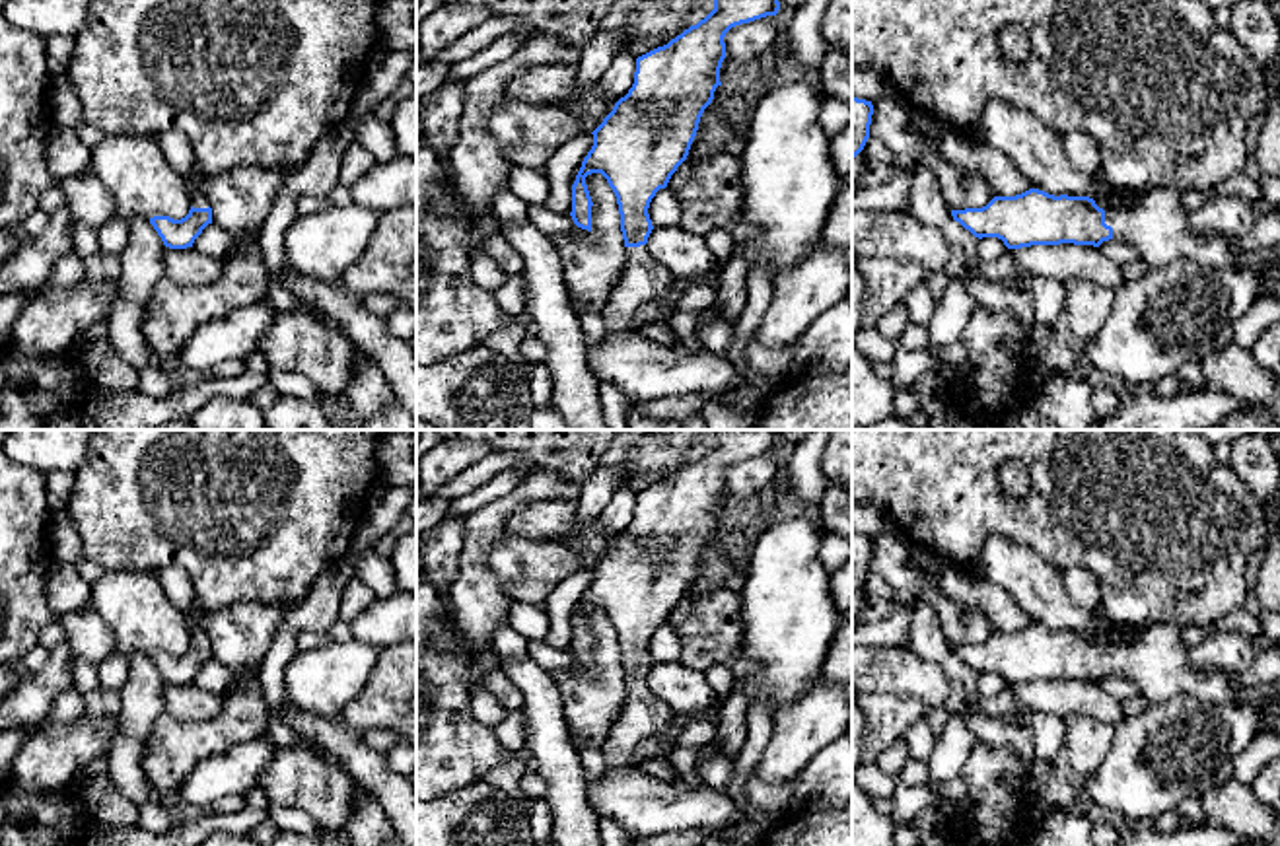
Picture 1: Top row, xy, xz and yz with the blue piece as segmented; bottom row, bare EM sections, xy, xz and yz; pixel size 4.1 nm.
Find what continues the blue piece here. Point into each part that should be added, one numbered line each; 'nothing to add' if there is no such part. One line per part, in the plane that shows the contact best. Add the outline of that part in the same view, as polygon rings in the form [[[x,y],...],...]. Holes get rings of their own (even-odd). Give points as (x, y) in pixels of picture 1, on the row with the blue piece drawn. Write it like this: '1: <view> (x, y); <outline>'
1: yz (1152, 220); [[[1124,189],[1109,198],[1095,193],[1093,200],[1105,210],[1113,239],[1132,245],[1150,268],[1191,259],[1212,268],[1239,266],[1261,274],[1274,261],[1274,247],[1241,253],[1239,239],[1196,237],[1183,193],[1173,189]]]

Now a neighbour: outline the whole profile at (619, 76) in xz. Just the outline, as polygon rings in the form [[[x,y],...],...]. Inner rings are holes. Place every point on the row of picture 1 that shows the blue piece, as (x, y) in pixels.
[[[617,54],[617,58],[611,62],[603,78],[599,80],[599,86],[603,88],[607,97],[621,99],[632,88],[634,72],[636,72],[636,56]]]

